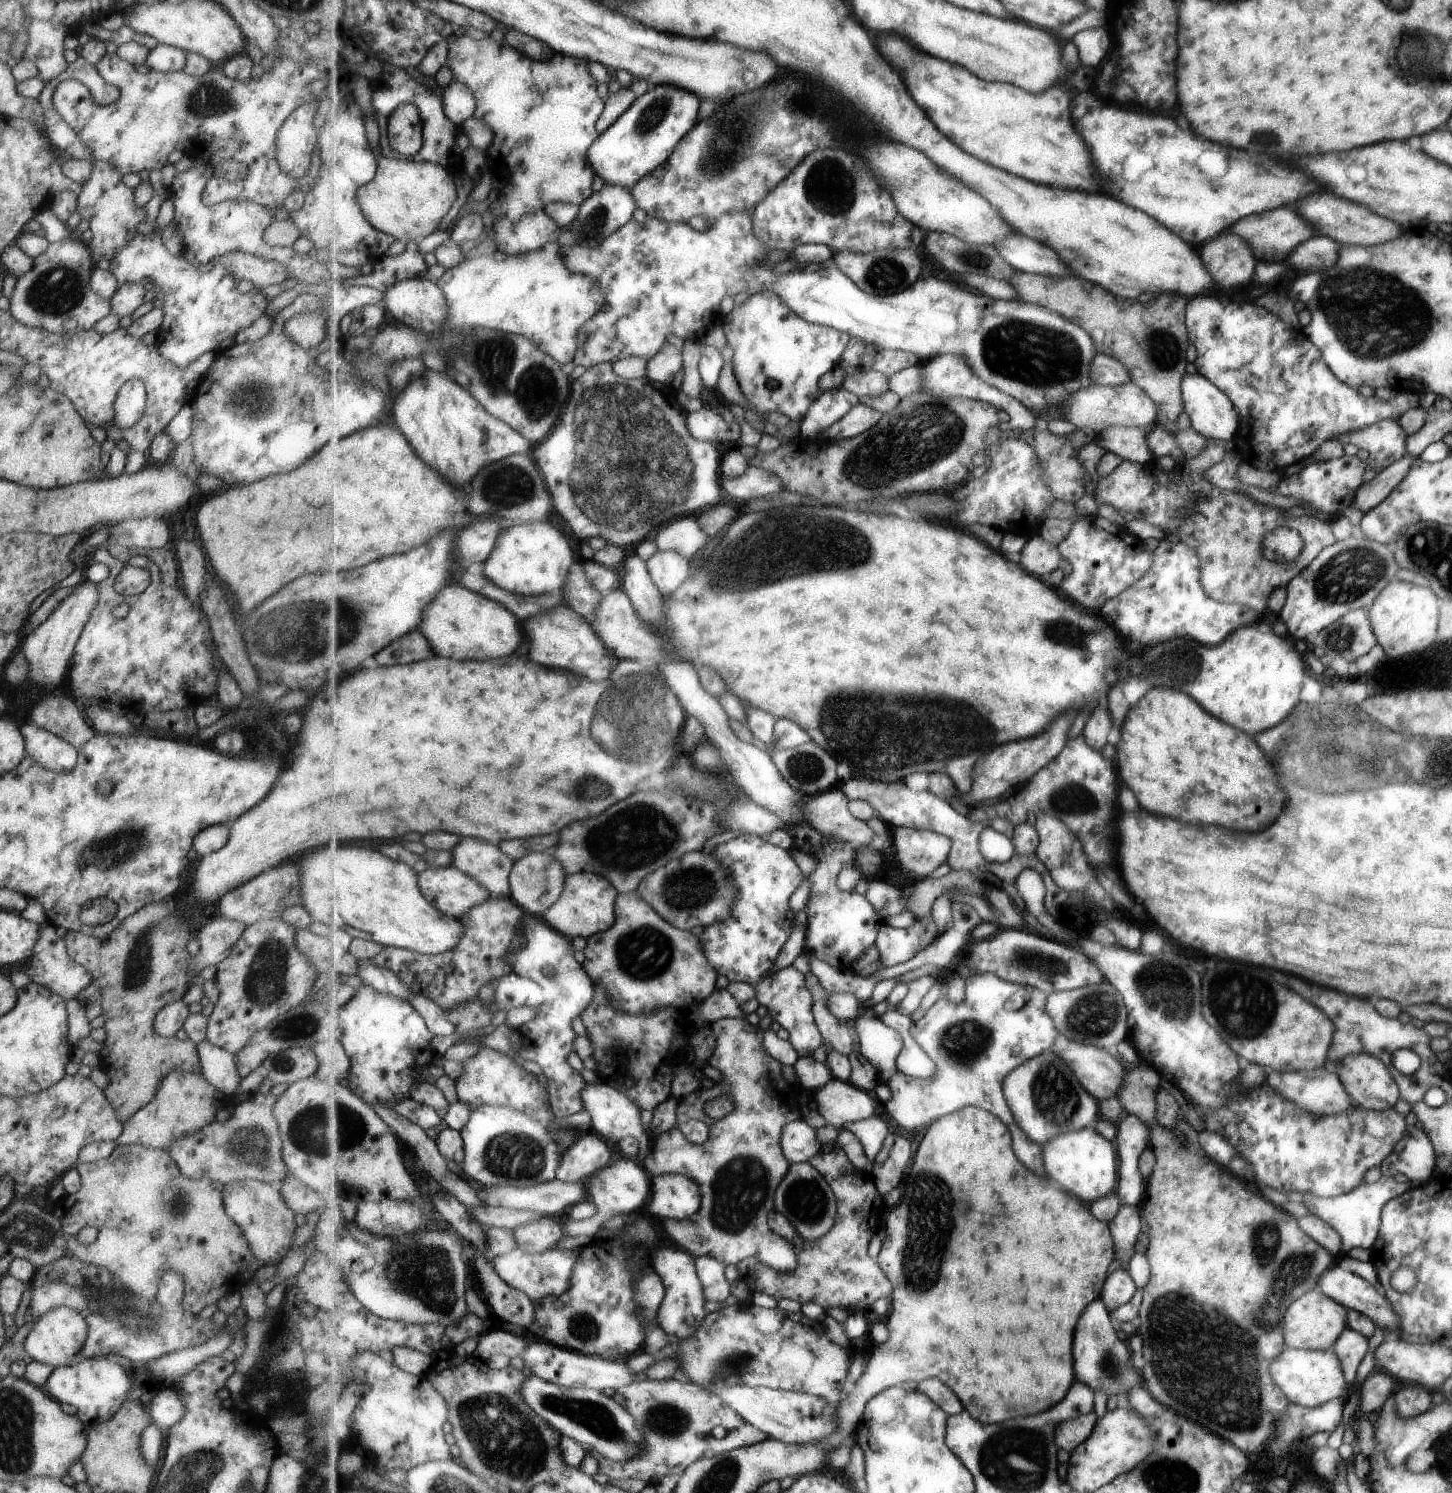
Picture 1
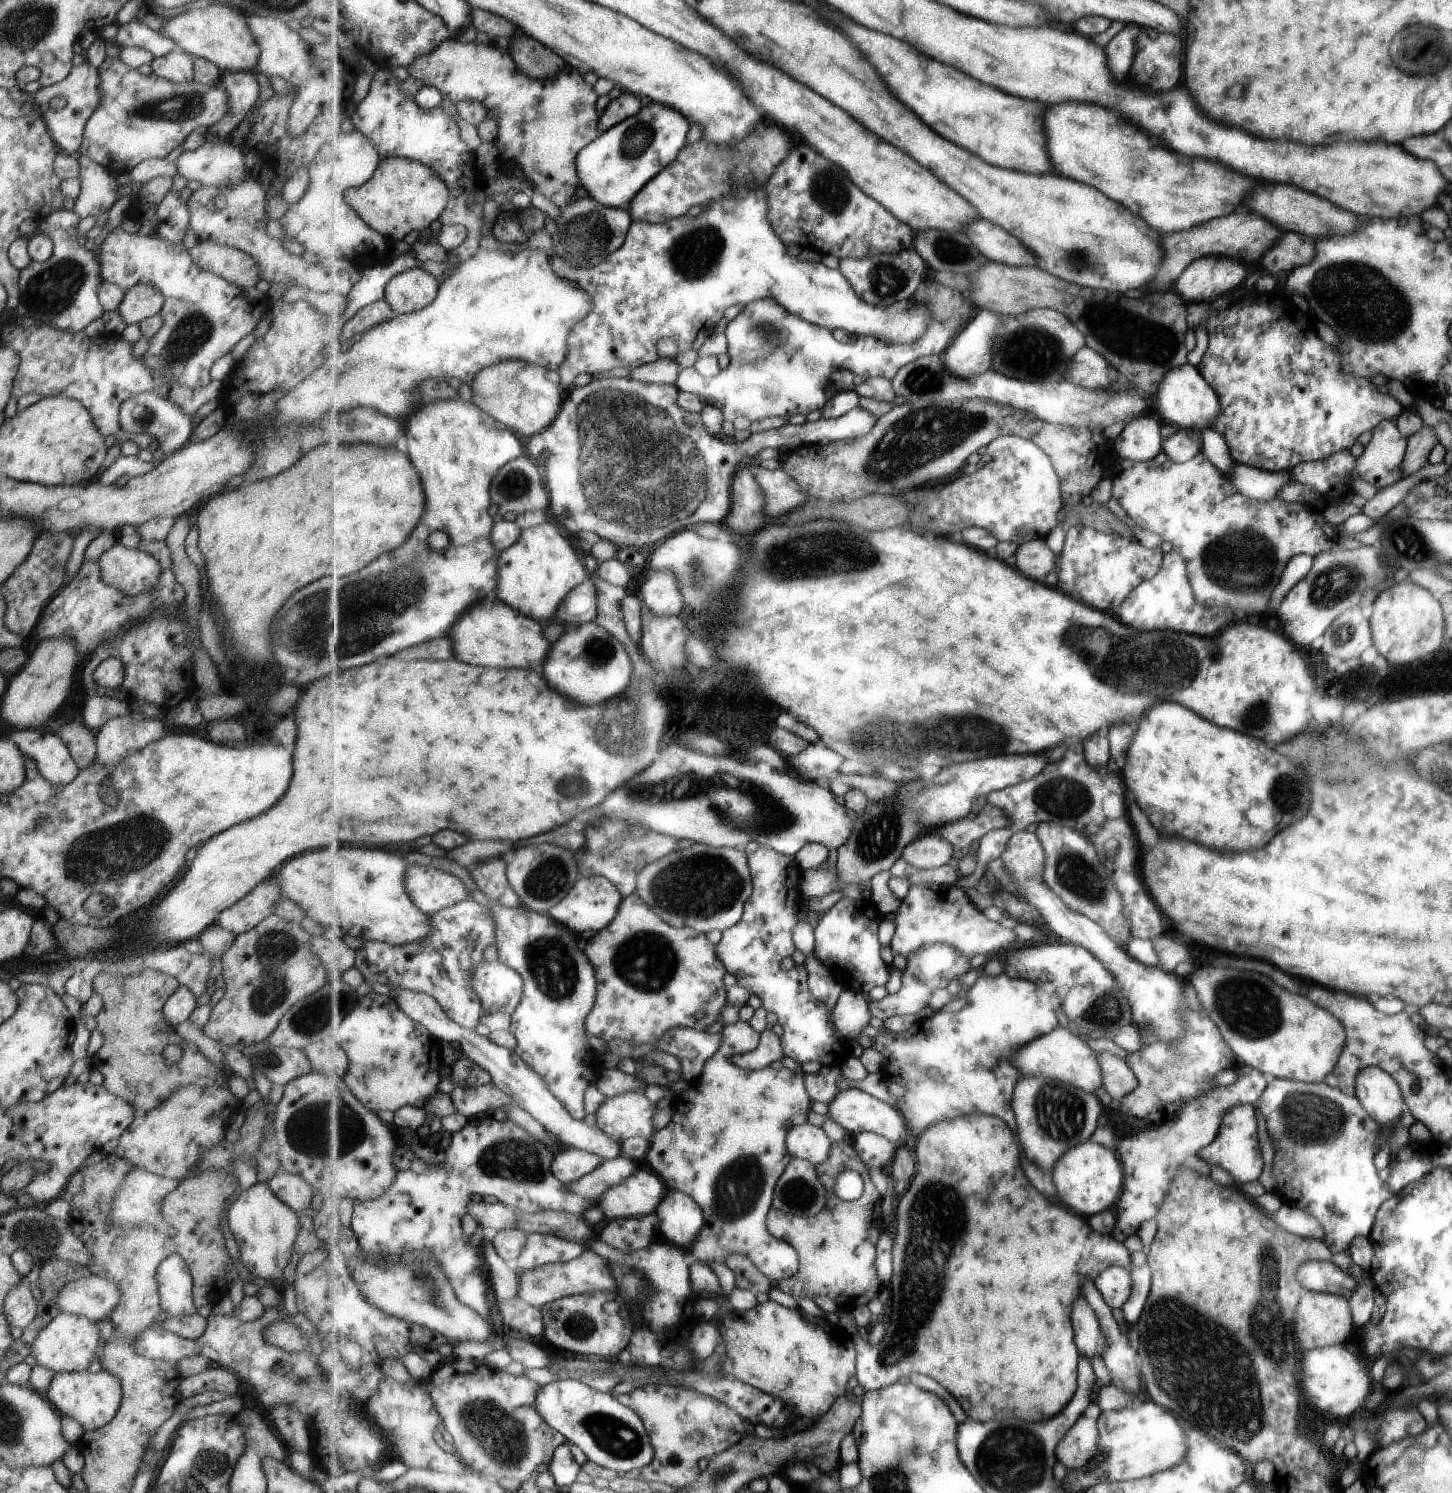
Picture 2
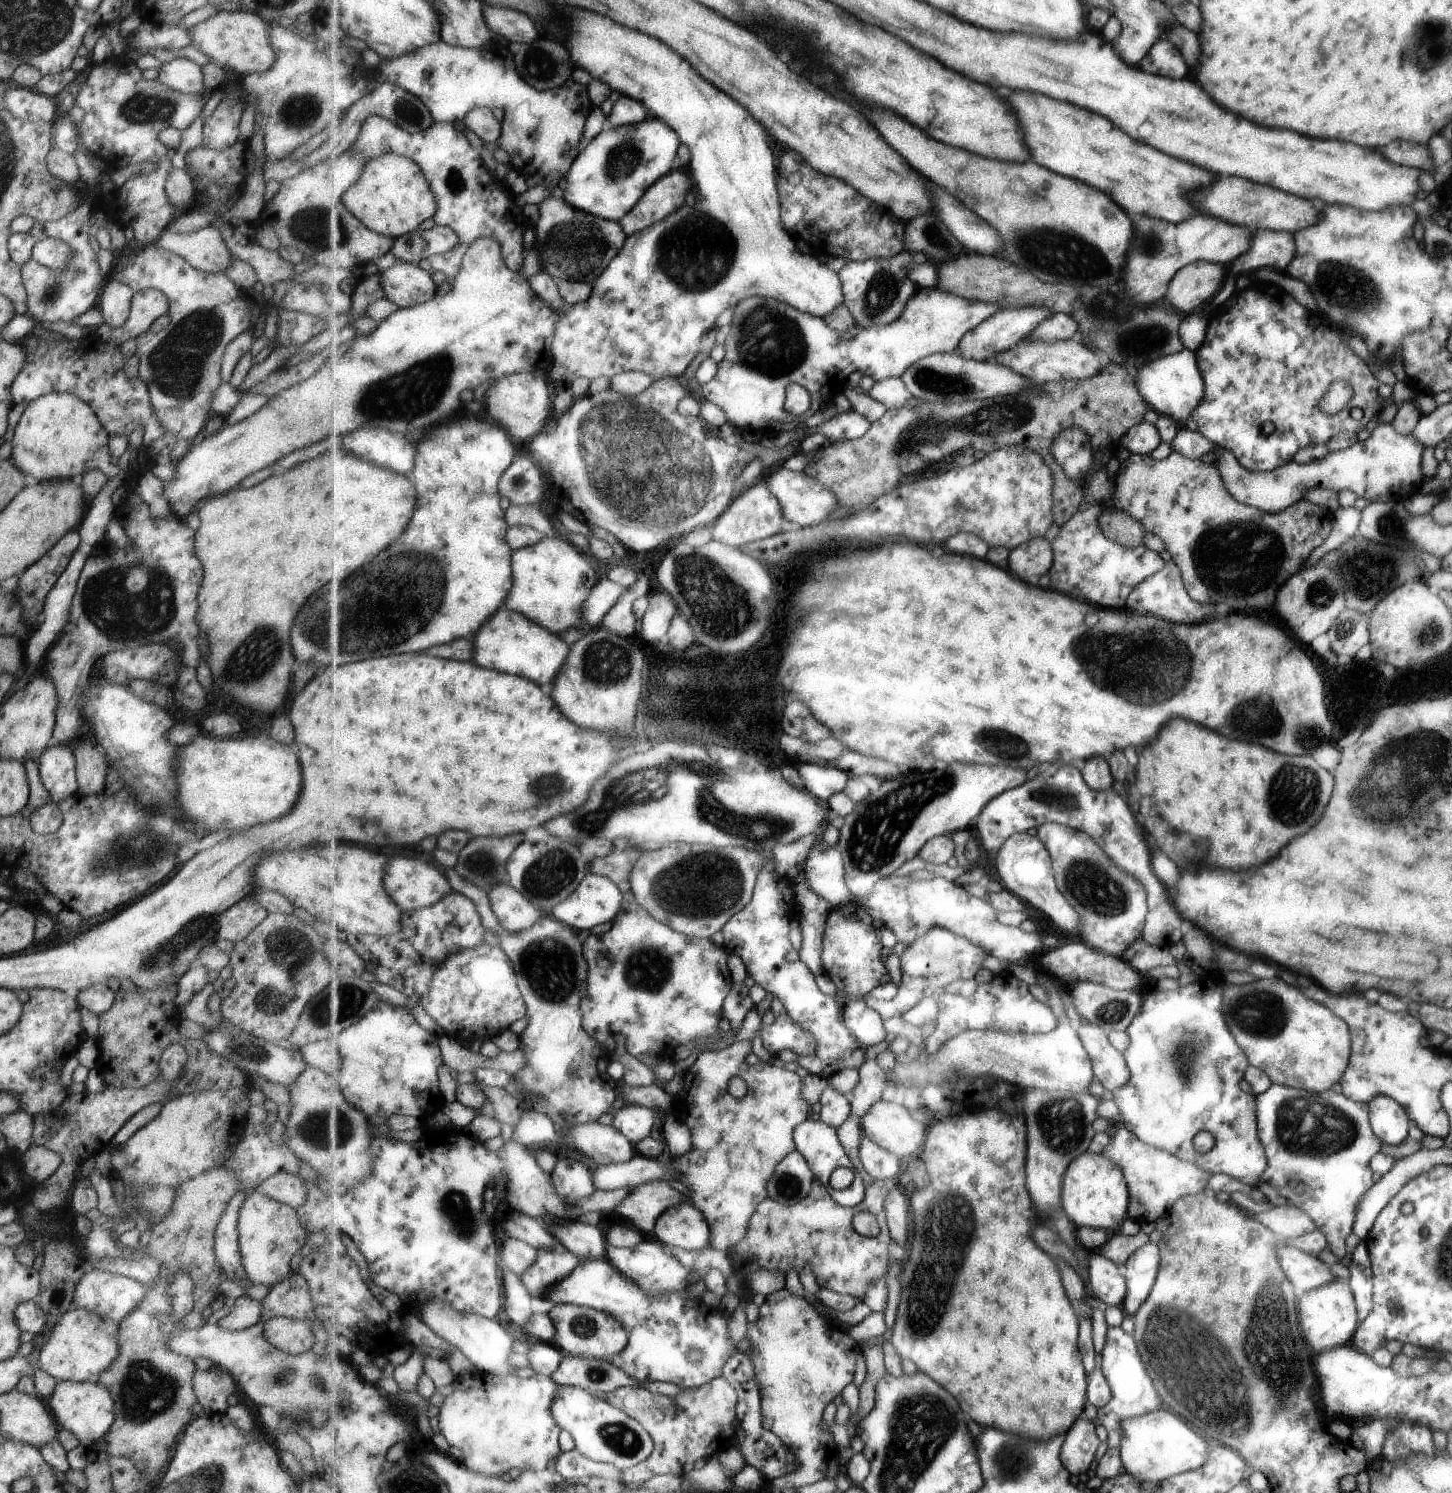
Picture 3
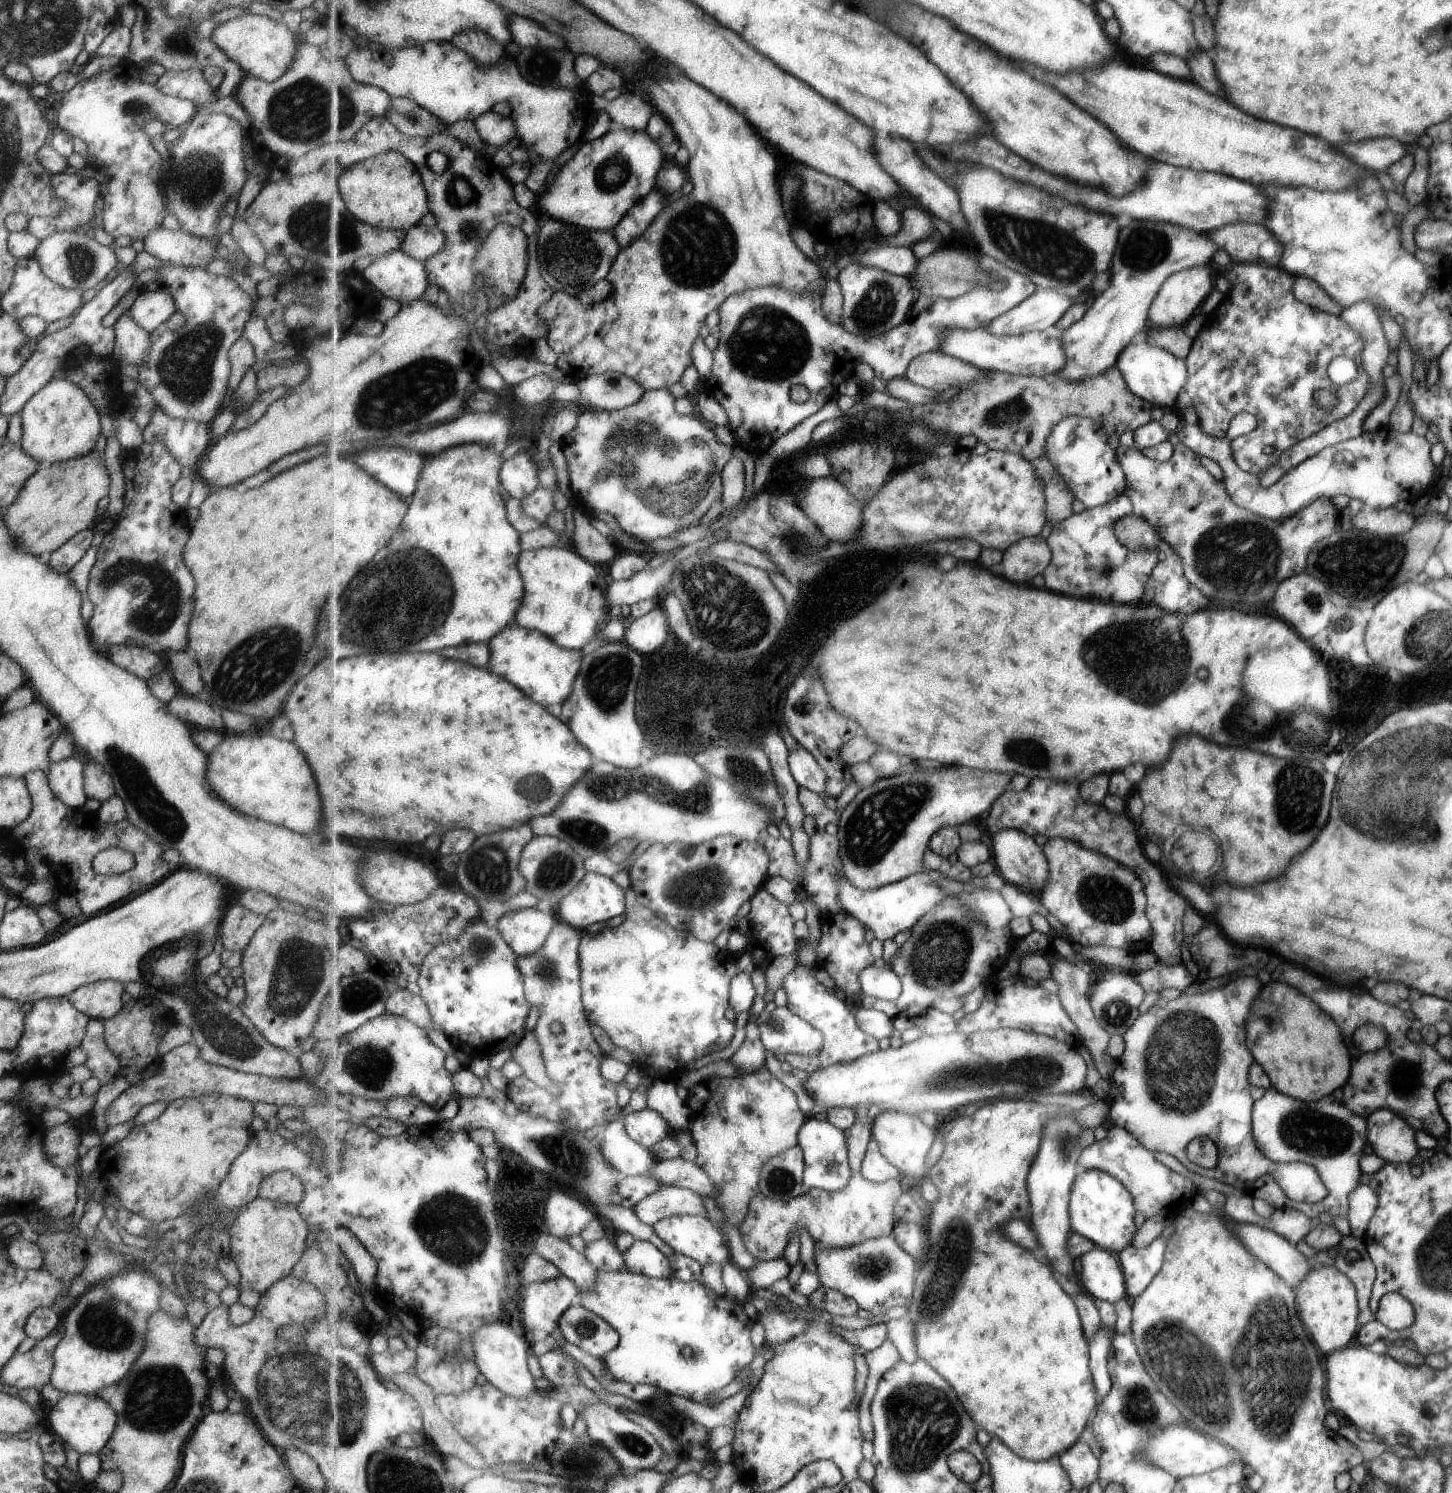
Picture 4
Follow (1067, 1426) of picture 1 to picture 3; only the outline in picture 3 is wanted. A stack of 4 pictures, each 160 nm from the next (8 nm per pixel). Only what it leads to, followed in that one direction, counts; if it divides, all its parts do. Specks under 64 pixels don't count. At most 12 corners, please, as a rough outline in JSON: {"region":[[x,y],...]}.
{"region":[[1083,1415],[1060,1457],[1071,1474],[1089,1472],[1099,1446],[1097,1422]]}

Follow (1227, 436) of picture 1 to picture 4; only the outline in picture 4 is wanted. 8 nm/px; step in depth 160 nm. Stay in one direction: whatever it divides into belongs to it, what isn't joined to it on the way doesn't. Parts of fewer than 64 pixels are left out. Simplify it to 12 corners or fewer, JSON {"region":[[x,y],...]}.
{"region":[[1145,341],[1117,366],[1138,397],[1173,409],[1184,359]]}

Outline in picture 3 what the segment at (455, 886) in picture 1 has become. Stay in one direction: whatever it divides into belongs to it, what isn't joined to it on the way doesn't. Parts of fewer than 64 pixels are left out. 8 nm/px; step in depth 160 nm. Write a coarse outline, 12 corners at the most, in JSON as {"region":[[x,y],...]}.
{"region":[[391,858],[385,886],[405,911],[454,890],[417,858]]}

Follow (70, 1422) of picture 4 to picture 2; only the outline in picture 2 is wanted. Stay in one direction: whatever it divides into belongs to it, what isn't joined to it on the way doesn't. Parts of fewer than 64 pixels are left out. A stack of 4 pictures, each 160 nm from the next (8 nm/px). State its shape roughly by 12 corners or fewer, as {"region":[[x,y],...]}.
{"region":[[95,1366],[54,1373],[45,1397],[83,1431],[115,1416],[122,1390]]}

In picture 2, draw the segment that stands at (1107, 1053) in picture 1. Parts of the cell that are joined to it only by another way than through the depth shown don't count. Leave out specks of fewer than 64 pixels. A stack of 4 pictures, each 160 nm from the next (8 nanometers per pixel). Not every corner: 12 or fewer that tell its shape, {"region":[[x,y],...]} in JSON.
{"region":[[1056,1028],[1012,1056],[1022,1076],[1103,1087],[1099,1055]]}

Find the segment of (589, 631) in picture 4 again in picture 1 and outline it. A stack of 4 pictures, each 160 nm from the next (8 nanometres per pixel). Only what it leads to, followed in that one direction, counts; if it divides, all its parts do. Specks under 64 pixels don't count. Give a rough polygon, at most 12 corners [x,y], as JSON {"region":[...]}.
{"region":[[548,521],[509,523],[483,563],[521,596],[562,590],[575,554]]}

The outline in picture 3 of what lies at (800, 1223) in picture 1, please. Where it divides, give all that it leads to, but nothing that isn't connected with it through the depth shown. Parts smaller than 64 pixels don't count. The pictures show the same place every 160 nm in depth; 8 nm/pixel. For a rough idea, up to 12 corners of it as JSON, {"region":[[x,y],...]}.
{"region":[[797,1150],[779,1163],[768,1193],[792,1207],[809,1196],[816,1180]]}

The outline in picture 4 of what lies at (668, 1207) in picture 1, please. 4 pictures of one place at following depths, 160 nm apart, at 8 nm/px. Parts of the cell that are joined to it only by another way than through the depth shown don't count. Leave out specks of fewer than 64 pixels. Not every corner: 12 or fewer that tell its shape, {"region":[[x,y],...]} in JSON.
{"region":[[703,1216],[655,1224],[675,1253],[703,1267],[732,1261],[724,1232]]}

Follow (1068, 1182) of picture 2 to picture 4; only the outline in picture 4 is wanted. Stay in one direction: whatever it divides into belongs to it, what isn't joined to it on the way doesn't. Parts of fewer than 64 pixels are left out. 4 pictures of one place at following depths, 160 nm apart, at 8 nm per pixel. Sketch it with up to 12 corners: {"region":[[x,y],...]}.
{"region":[[1082,1170],[1073,1183],[1075,1233],[1117,1255],[1133,1242],[1132,1192]]}

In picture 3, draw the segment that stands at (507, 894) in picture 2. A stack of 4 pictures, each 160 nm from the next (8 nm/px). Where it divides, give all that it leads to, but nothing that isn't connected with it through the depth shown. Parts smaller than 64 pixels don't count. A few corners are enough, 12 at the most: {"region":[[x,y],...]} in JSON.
{"region":[[510,883],[488,892],[510,932],[532,928],[546,914]]}

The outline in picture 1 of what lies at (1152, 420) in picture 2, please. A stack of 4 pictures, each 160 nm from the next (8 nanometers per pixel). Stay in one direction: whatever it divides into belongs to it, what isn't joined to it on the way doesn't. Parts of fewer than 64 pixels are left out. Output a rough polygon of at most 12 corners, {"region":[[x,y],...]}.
{"region":[[1114,426],[1095,444],[1123,460],[1153,460],[1144,427]]}

